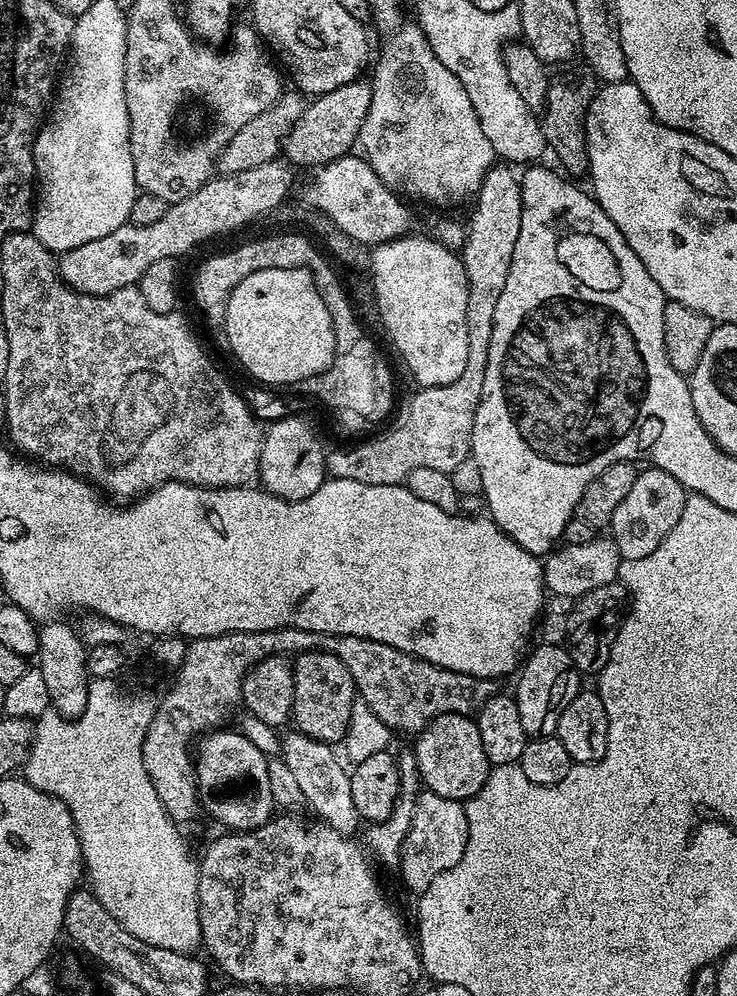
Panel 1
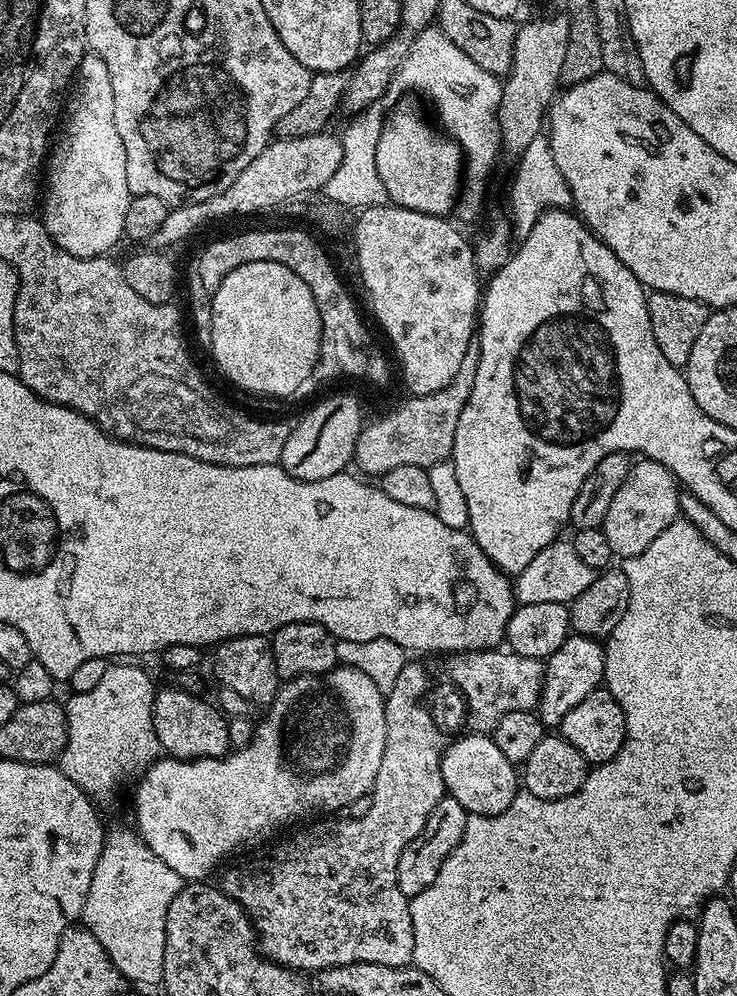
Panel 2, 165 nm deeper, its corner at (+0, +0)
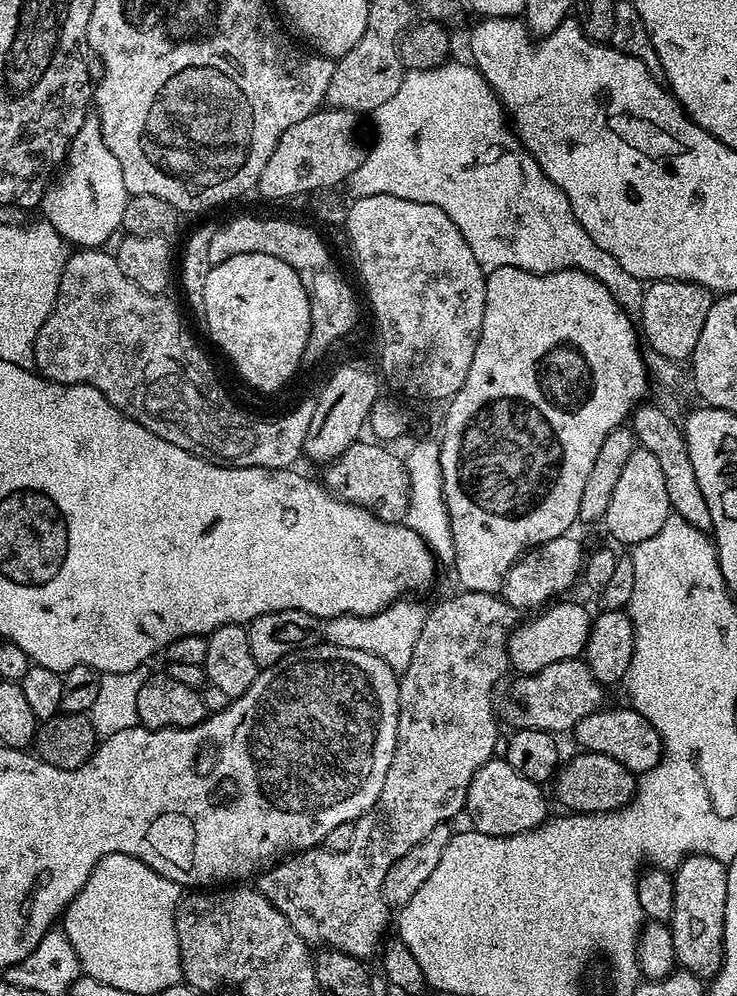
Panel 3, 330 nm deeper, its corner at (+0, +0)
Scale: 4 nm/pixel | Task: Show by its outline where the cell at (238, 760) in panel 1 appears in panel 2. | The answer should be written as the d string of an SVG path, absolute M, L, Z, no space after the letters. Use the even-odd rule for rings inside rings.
M157 687L154 706L154 734L158 734L161 749L178 760L201 760L204 756L227 756L228 719L211 699L203 700L184 688Z

